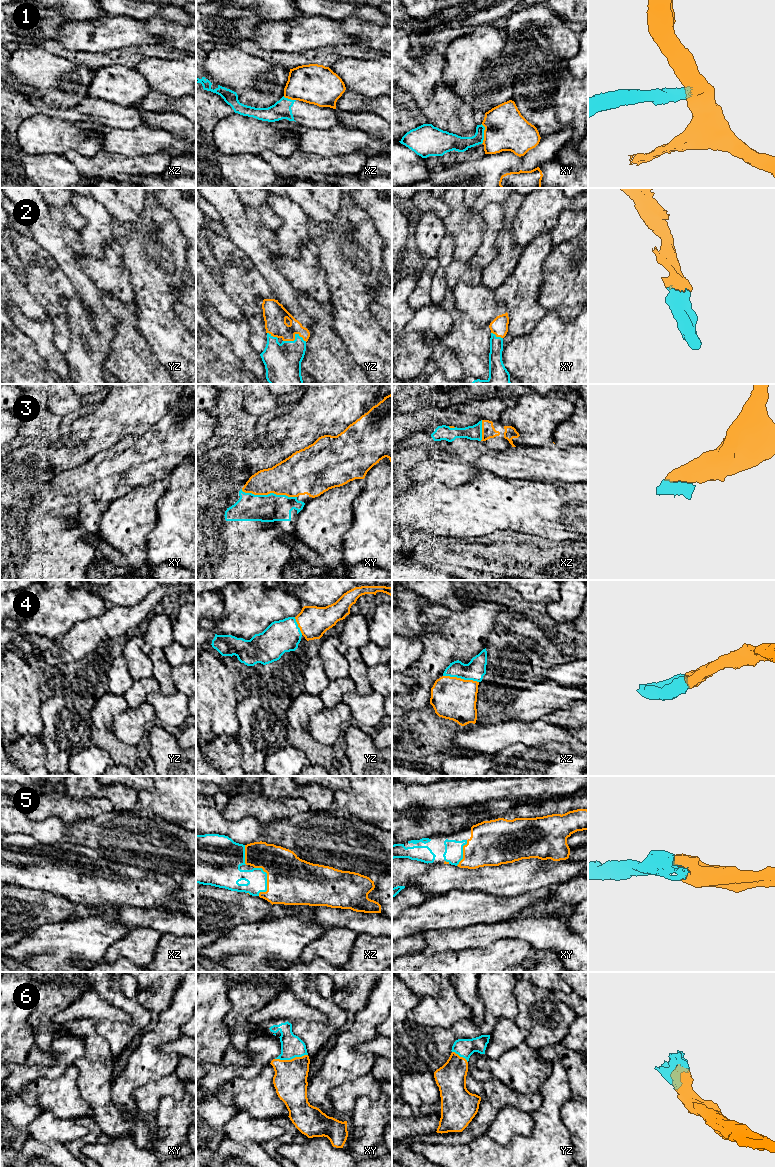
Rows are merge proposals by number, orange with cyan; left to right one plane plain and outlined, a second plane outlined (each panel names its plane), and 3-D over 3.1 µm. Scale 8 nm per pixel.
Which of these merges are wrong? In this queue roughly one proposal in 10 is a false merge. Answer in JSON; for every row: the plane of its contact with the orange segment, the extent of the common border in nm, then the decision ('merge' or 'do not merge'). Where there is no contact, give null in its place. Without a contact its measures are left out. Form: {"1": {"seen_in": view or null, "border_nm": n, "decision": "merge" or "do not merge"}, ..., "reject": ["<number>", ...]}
{"1": {"seen_in": "xy", "border_nm": 160, "decision": "do not merge"}, "2": {"seen_in": "yz", "border_nm": 190, "decision": "merge"}, "3": {"seen_in": "xy", "border_nm": 460, "decision": "merge"}, "4": {"seen_in": "xz", "border_nm": 300, "decision": "merge"}, "5": {"seen_in": "xz", "border_nm": 240, "decision": "merge"}, "6": {"seen_in": "xy", "border_nm": 260, "decision": "merge"}, "reject": ["1"]}

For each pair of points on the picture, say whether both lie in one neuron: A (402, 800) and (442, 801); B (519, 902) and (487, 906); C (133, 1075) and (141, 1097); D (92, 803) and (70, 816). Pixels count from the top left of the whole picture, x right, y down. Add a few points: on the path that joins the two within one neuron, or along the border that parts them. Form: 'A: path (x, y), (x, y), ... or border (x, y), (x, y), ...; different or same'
A: path (412, 798), (432, 798); same
B: path (511, 906), (495, 906); same
C: border (160, 1079), (148, 1081), (134, 1090), (136, 1111); different
D: path (87, 808), (75, 811); same

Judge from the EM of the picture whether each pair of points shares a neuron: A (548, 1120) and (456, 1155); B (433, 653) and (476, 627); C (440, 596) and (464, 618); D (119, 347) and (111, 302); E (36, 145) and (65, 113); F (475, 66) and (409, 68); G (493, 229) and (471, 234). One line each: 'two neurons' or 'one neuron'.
A: one neuron
B: one neuron
C: two neurons
D: one neuron
E: two neurons
F: two neurons
G: two neurons

